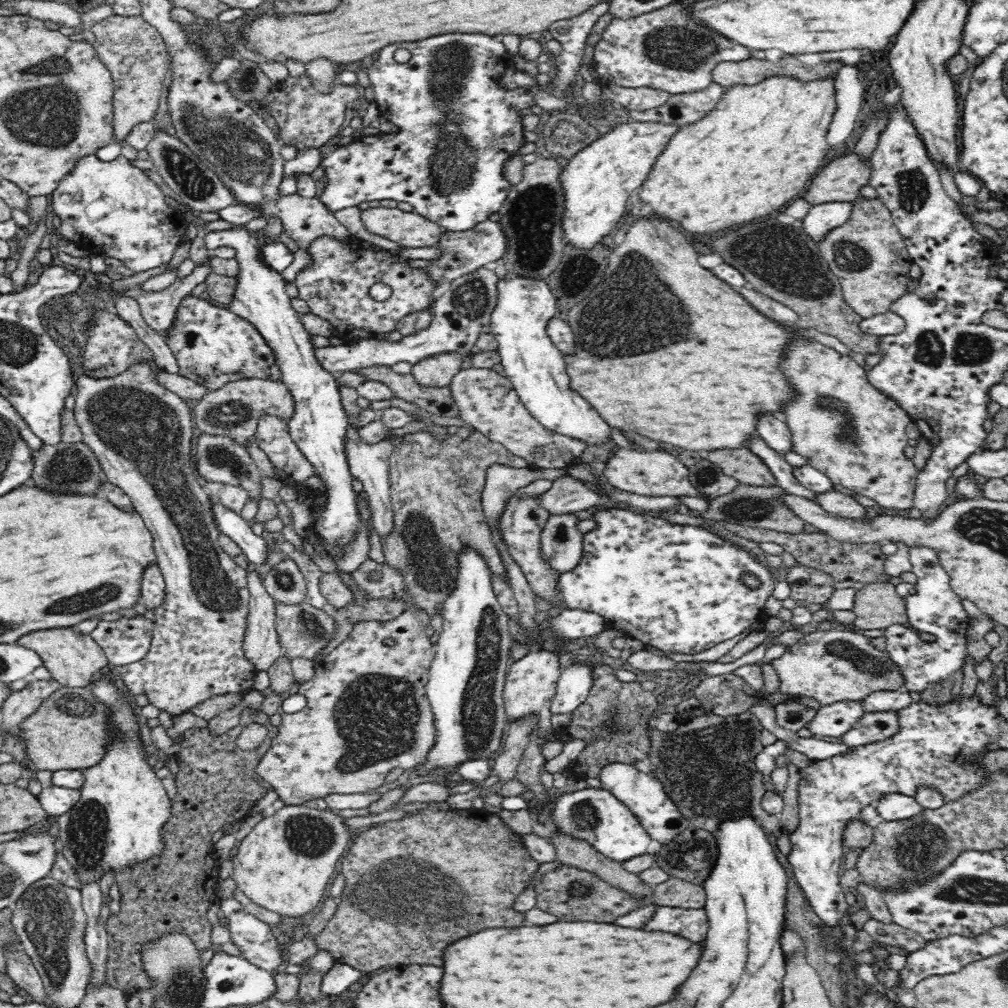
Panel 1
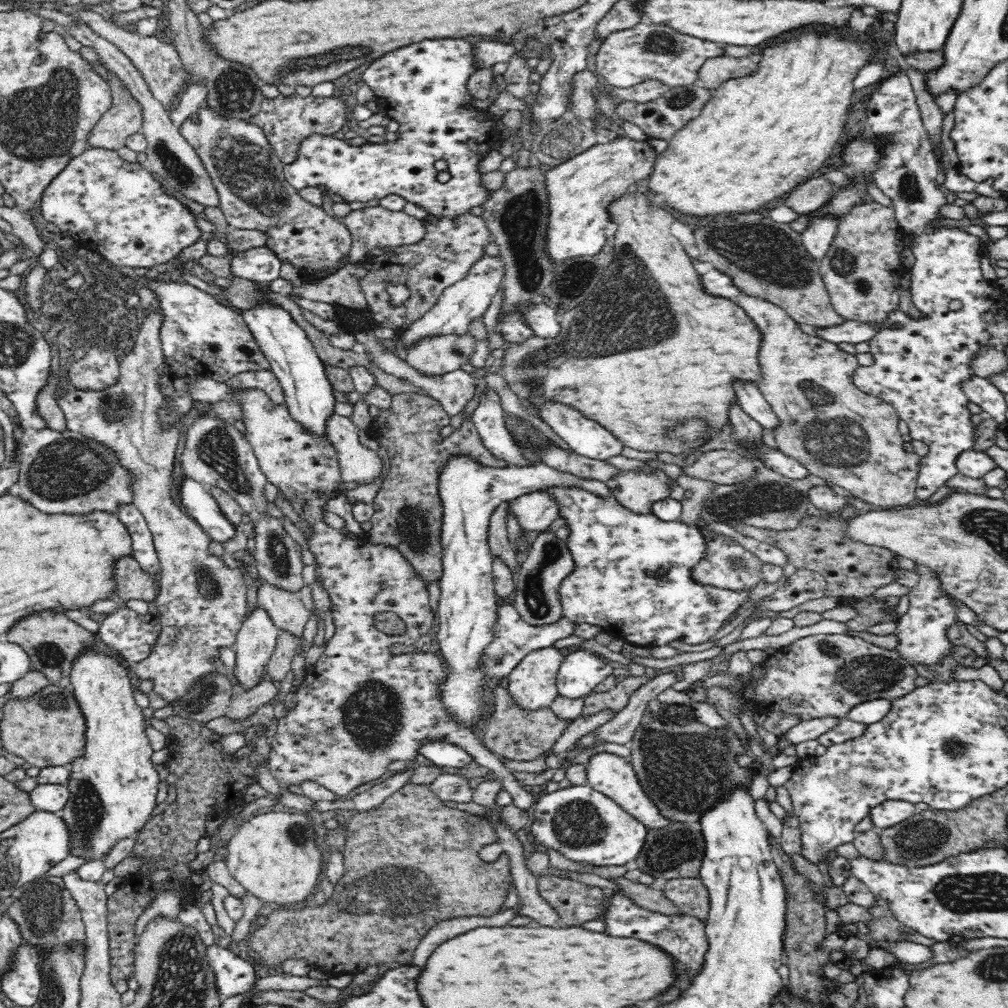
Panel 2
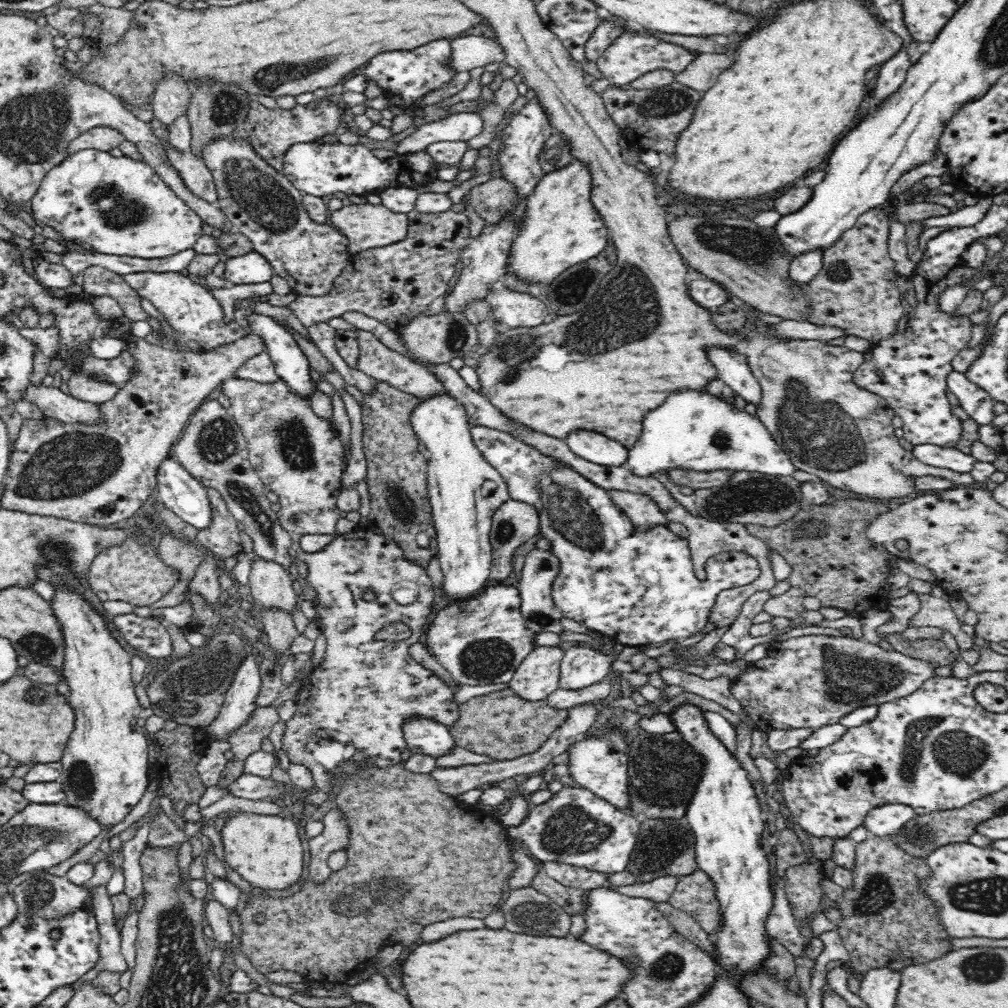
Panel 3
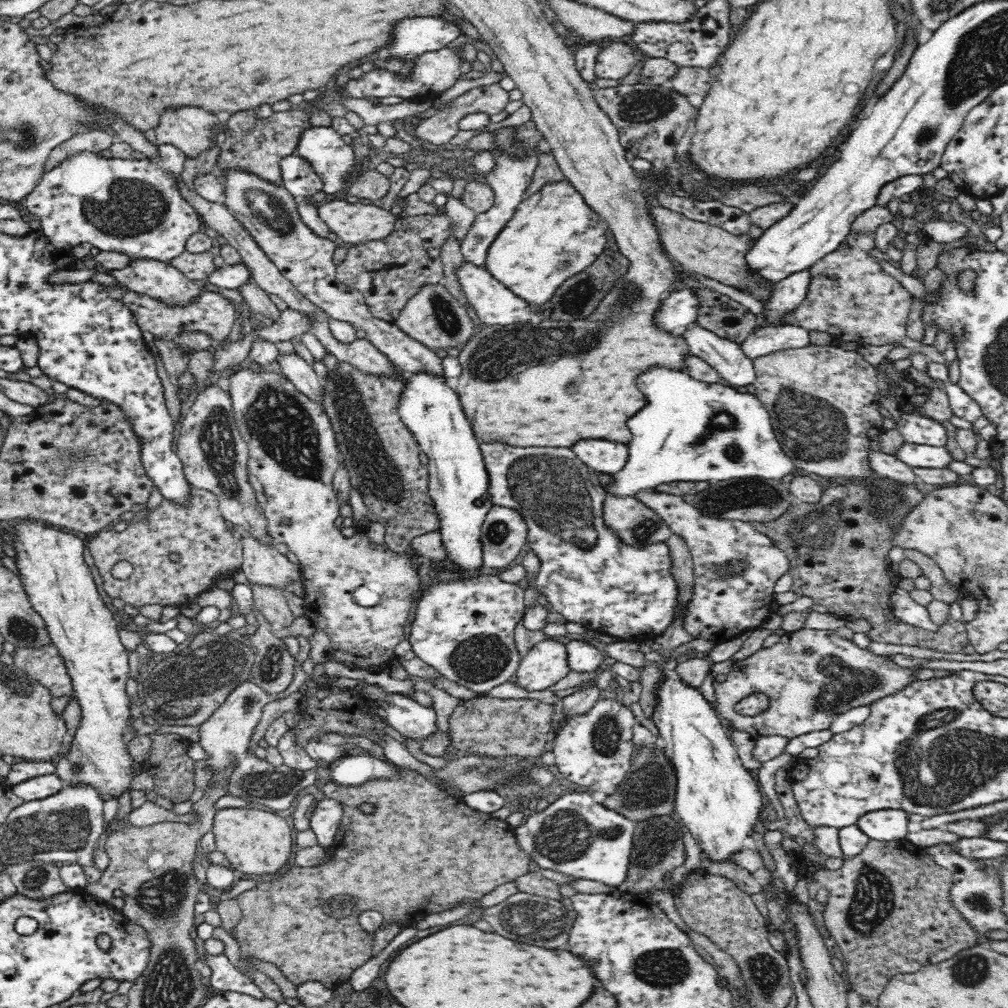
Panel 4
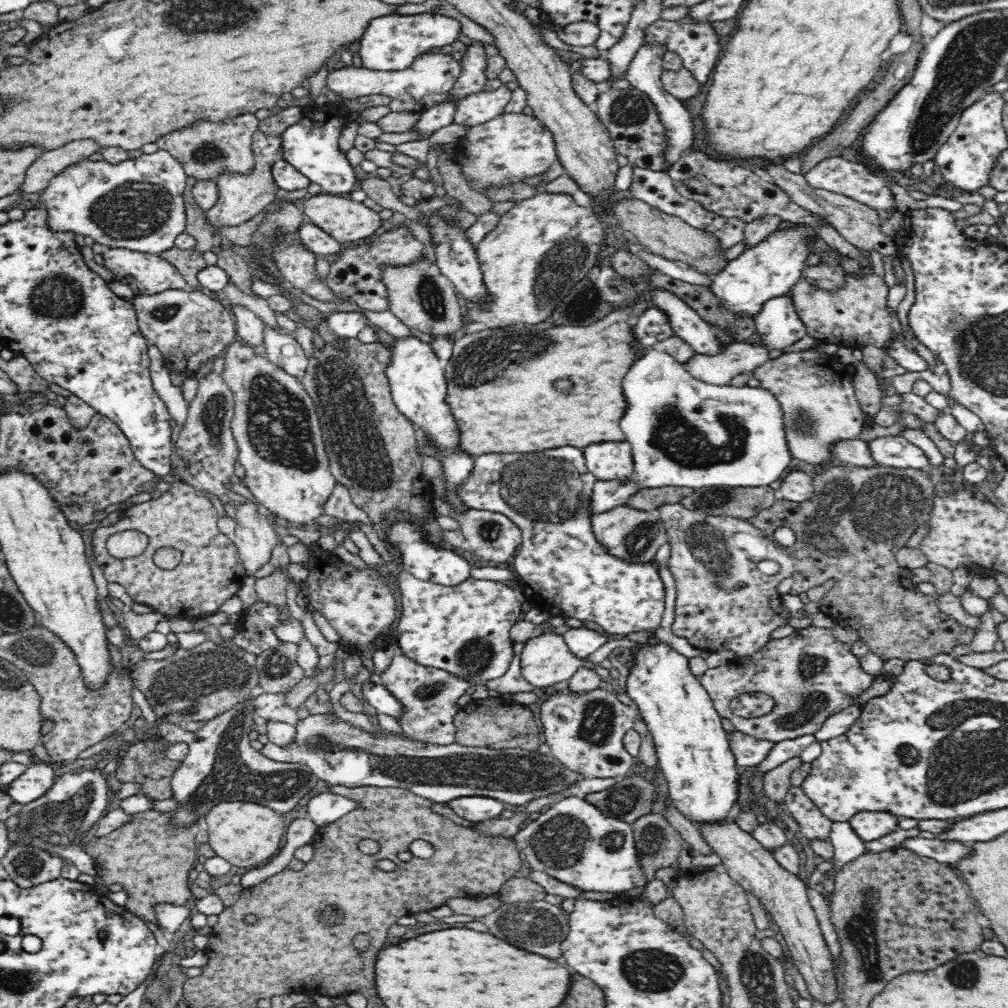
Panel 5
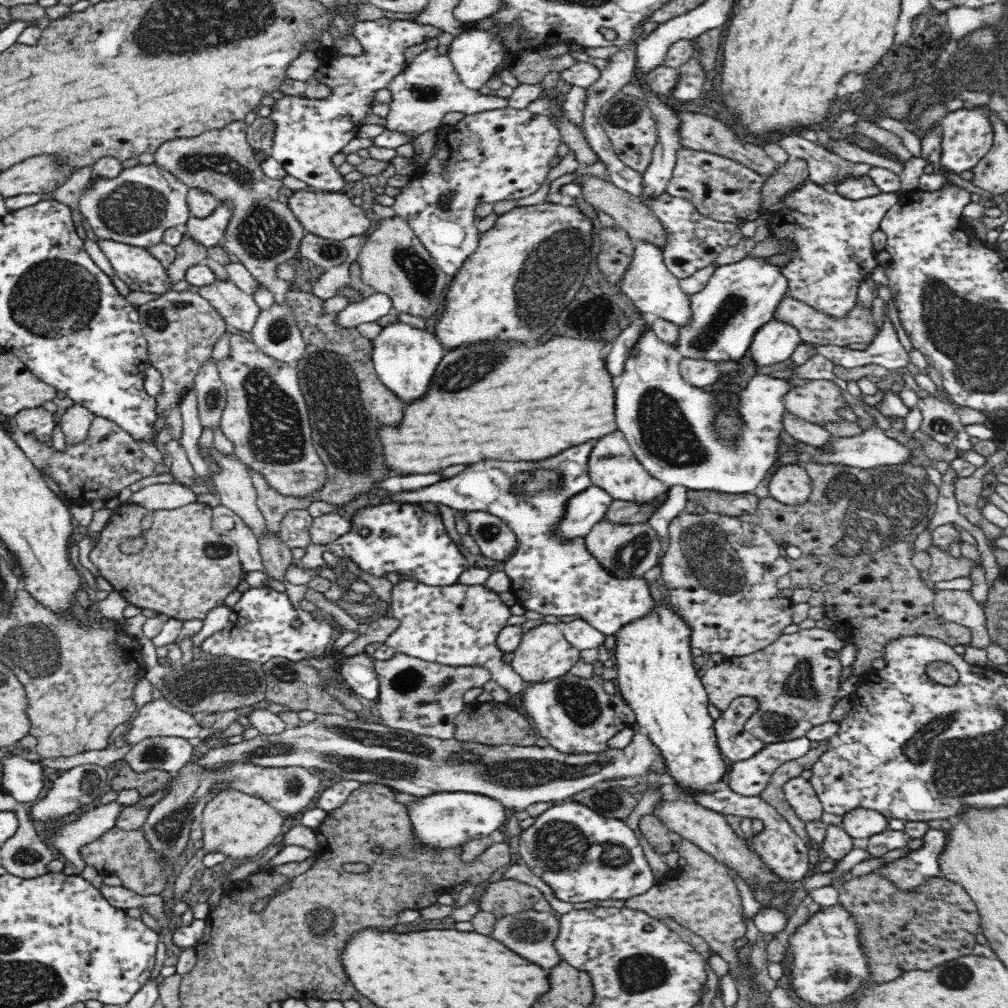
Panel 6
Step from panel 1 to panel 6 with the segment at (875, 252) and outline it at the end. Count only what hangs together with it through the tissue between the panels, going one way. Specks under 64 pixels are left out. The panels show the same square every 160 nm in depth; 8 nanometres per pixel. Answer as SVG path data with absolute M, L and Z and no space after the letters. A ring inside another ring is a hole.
M784 297L778 303L772 319L794 326L804 342L813 342L822 346L836 345L844 347L847 344L854 344L854 342L869 344L872 342L872 338L876 336L876 326L872 319L872 311L864 310L860 304L857 304L854 310L848 313L847 317L836 320L792 297Z

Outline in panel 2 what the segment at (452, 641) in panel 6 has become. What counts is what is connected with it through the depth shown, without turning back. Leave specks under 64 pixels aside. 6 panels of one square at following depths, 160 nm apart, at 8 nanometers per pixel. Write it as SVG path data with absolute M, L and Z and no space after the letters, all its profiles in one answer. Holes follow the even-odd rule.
M499 599L496 606L497 618L496 623L493 624L492 640L488 642L488 646L480 654L480 671L491 680L507 677L528 653L548 648L556 640L572 635L573 624L564 617L558 624L531 626L519 616L519 612L516 611L511 599Z

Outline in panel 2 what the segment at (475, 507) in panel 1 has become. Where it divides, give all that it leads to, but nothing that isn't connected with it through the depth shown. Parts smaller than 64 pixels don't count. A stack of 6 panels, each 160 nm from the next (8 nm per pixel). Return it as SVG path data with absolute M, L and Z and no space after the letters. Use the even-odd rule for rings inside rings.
M422 392L390 394L390 408L380 409L374 419L374 428L386 432L372 432L372 438L384 447L391 460L392 470L384 478L380 491L372 503L373 528L368 533L369 542L394 547L402 553L414 570L429 583L439 580L442 574L442 548L440 523L443 509L439 496L440 468L448 456L467 454L484 466L504 467L504 461L496 459L478 439L478 432L471 418L465 418L460 428L449 437L440 438L440 430L450 424L450 415L443 406Z

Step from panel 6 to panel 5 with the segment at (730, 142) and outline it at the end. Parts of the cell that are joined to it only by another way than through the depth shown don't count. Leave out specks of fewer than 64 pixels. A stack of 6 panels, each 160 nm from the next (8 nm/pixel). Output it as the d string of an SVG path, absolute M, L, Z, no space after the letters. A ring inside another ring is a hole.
M766 164L763 167L773 182L792 199L798 206L809 210L812 214L830 223L850 244L856 245L863 254L867 255L872 251L878 252L883 256L896 256L897 244L894 237L888 236L880 231L878 214L868 205L862 204L843 194L830 192L828 190L812 188L804 175L788 171L782 164Z

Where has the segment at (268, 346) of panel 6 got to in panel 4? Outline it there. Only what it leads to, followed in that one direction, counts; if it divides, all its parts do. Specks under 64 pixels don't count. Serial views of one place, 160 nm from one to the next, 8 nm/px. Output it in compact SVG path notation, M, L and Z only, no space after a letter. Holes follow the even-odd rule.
M280 353L276 360L281 368L281 373L288 377L292 384L303 392L308 398L322 404L322 382L312 365L302 359L300 355L293 353Z

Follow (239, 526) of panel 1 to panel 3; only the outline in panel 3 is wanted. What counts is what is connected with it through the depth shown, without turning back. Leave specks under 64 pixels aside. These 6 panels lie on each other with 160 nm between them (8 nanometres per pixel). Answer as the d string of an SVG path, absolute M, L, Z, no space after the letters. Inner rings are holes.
M170 454L156 468L158 500L198 530L212 521L206 488Z

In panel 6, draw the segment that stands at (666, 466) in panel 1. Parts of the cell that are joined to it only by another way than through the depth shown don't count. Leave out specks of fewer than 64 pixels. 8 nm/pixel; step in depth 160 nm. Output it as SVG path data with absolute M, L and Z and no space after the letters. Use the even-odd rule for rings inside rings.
M598 522L585 538L587 552L600 563L600 567L612 577L640 578L659 561L661 550L659 536L652 526L645 523L617 526L610 522Z

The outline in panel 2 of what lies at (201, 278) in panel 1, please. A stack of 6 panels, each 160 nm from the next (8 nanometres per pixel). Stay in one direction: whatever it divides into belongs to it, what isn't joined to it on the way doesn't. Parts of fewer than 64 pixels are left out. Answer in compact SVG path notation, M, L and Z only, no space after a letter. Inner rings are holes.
M154 306L146 315L132 351L122 358L119 379L114 386L103 391L62 390L54 398L63 412L67 429L113 450L122 466L136 475L134 506L151 530L161 566L155 608L162 628L148 658L130 665L138 678L153 680L156 694L167 702L174 702L182 698L196 680L215 671L212 660L218 658L218 648L234 647L236 634L245 622L249 582L248 570L230 569L222 559L209 554L212 540L170 492L176 486L172 474L180 423L167 431L160 429L156 408L164 404L158 387L158 374L164 366L158 331L162 326L162 313Z

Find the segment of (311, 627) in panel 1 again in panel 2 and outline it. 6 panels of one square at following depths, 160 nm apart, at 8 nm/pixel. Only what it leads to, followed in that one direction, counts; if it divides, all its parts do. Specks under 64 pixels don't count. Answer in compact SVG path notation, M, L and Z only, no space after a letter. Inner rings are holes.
M259 578L259 581L256 590L258 608L270 615L270 619L279 630L302 636L309 613L304 609L298 591L284 590L263 578Z

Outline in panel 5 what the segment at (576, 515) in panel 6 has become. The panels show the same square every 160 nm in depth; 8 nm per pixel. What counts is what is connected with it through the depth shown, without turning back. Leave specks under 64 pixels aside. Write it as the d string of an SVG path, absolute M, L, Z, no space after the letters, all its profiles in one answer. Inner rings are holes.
M651 345L634 358L628 374L622 382L626 396L626 412L620 418L620 428L625 440L632 447L634 483L624 485L617 482L596 480L587 510L591 516L604 514L623 506L628 498L642 488L674 486L695 491L706 487L758 488L769 486L784 476L792 455L787 445L784 413L781 404L763 386L742 387L731 385L714 386L696 380L682 363L671 354Z

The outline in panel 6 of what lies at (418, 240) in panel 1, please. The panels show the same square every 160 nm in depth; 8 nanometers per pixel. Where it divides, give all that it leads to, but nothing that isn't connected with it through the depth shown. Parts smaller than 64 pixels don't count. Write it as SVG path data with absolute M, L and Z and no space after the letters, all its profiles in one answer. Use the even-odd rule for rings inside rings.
M303 189L286 192L285 201L305 232L328 240L344 241L344 238L364 234L373 226L373 222L366 217L360 206L355 206L351 199L341 192Z

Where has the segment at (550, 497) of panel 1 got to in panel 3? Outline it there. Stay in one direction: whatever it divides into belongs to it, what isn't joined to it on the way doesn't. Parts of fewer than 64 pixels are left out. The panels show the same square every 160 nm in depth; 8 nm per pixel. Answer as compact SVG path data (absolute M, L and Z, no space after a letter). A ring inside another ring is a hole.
M505 501L491 519L489 542L492 548L492 581L506 580L513 575L513 552L538 534L538 510L530 504Z

